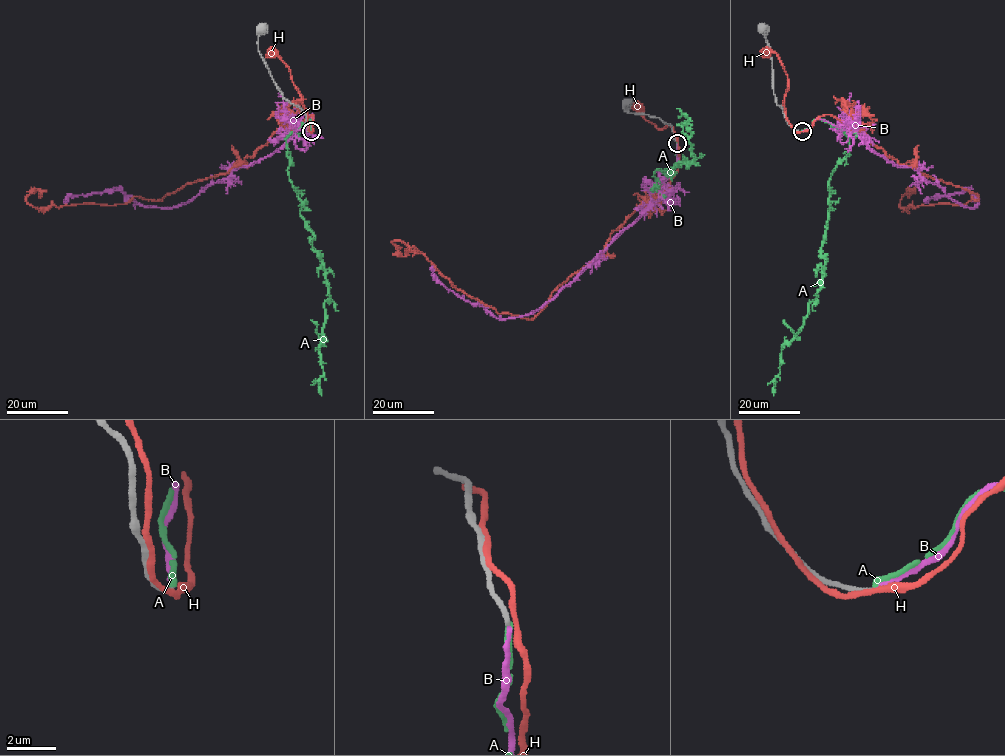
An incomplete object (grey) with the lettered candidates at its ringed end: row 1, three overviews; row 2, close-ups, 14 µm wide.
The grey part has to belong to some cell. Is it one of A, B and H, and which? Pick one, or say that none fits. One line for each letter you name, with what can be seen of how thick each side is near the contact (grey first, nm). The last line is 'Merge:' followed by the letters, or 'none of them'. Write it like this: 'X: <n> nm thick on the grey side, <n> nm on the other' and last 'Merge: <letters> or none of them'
B: 220 nm thick on the grey side, 170 nm on the other
Merge: B

